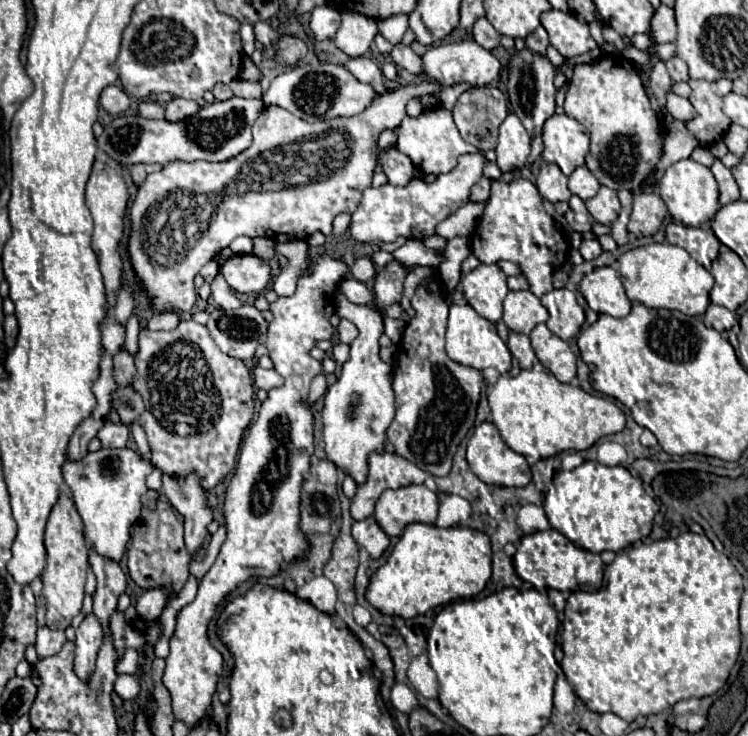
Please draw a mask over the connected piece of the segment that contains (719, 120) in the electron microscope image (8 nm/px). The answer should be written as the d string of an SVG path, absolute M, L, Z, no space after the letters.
M689 80L689 86L693 88L691 104L697 110L697 118L689 120L689 130L701 140L703 146L711 146L723 138L727 132L731 120L723 114L723 98L713 92L711 82L705 80Z

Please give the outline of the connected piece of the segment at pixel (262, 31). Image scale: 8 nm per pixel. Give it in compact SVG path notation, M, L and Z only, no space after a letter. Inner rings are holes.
M257 22L257 24L253 26L253 30L255 30L255 38L257 38L263 46L271 46L271 44L277 42L277 38L279 38L279 34L277 34L267 22Z

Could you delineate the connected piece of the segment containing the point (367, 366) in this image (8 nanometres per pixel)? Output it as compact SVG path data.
M397 262L387 264L375 278L375 304L377 310L371 306L357 306L351 304L341 292L337 296L337 316L353 322L359 328L357 340L351 344L351 358L349 362L343 364L339 380L329 388L325 396L325 408L323 408L323 442L325 442L325 452L331 462L335 462L345 474L351 474L357 484L363 484L367 478L367 456L371 452L381 452L383 442L385 442L385 430L391 424L391 418L395 416L395 404L393 404L393 390L391 390L391 366L381 362L379 358L379 336L383 334L383 316L385 316L385 306L395 304L401 300L401 290L403 290L403 280L405 280L405 270Z

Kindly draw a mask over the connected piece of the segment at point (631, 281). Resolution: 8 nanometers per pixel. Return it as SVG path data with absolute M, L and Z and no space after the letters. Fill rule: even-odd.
M653 242L627 250L619 256L619 274L629 300L641 302L649 308L679 310L687 316L701 316L707 310L709 292L715 284L713 276L701 264L697 264L683 248L667 242Z

